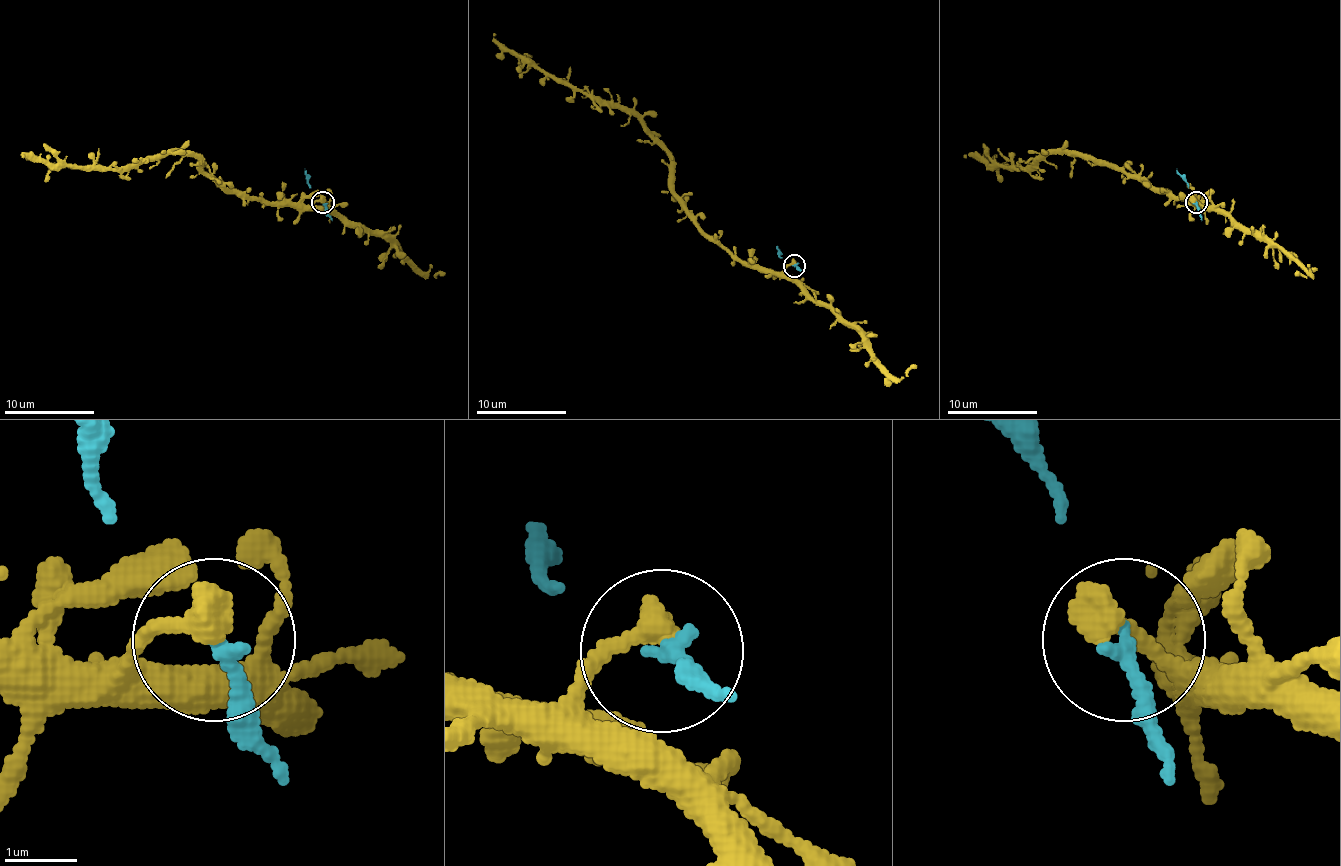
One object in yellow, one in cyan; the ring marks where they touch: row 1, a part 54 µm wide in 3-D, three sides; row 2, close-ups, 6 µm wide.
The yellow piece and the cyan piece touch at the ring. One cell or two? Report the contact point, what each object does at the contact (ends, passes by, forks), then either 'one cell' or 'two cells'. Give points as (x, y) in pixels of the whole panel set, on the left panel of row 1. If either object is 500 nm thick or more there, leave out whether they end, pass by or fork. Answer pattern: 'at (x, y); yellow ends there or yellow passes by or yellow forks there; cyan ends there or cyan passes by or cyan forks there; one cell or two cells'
at (323, 202); yellow ends there; cyan ends there; one cell

